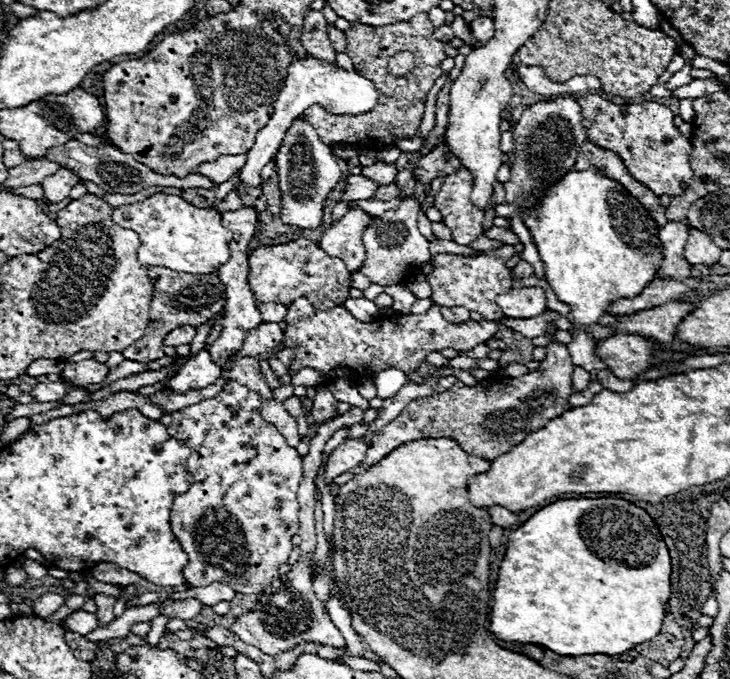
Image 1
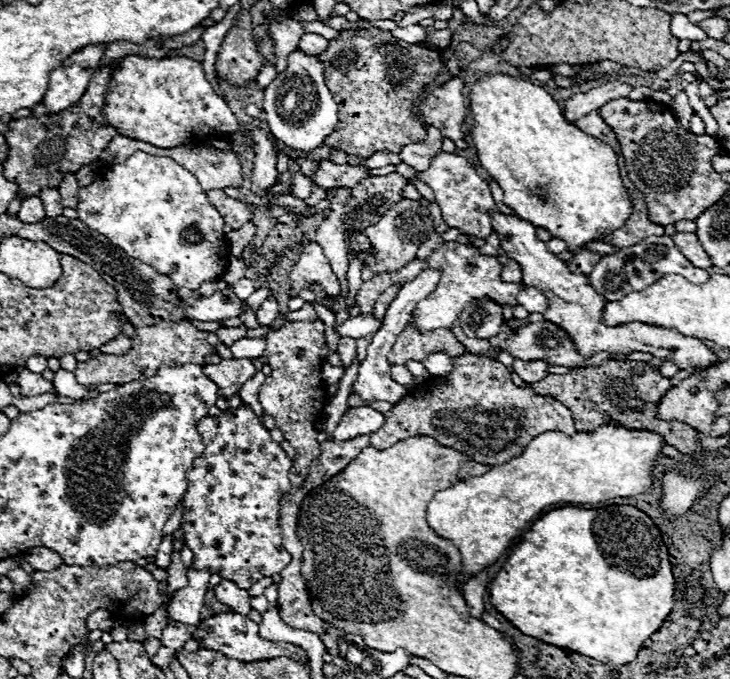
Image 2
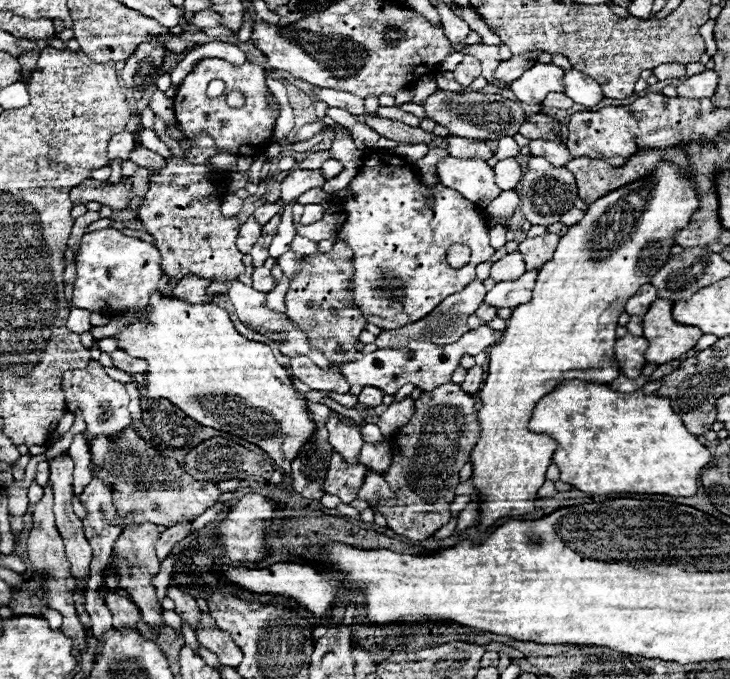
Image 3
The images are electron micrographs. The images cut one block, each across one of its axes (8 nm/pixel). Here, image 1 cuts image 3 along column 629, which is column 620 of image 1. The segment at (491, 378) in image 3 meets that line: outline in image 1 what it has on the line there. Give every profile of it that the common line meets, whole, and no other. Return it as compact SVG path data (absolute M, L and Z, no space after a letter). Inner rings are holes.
M588 168L584 172L570 170L570 174L566 174L560 182L550 186L546 196L538 202L538 206L532 208L532 214L526 212L524 222L544 262L548 284L556 292L558 300L570 306L570 314L566 318L574 324L574 328L568 330L574 336L574 340L566 348L570 350L574 366L582 366L588 372L606 370L608 366L604 364L604 360L596 356L598 340L584 332L582 326L598 324L598 320L606 314L606 308L612 302L620 298L636 298L652 280L658 278L658 266L662 264L658 244L660 226L624 186L610 178L604 178L596 168Z

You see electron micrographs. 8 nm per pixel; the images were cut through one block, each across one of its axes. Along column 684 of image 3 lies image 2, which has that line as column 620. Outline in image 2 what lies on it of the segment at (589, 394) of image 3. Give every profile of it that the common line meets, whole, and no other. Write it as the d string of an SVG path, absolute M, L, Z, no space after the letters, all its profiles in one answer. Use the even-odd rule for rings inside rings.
M600 426L596 432L576 432L574 436L564 436L560 432L544 432L526 446L522 456L512 458L500 466L494 466L482 476L472 476L462 480L438 494L428 504L428 524L430 528L454 546L458 546L462 556L462 574L458 582L464 584L472 574L482 572L486 566L494 564L502 552L510 546L510 540L518 536L528 524L550 504L570 502L570 504L596 504L610 498L626 498L646 492L654 482L654 460L660 454L664 440L658 434L646 430L626 430L610 426Z

